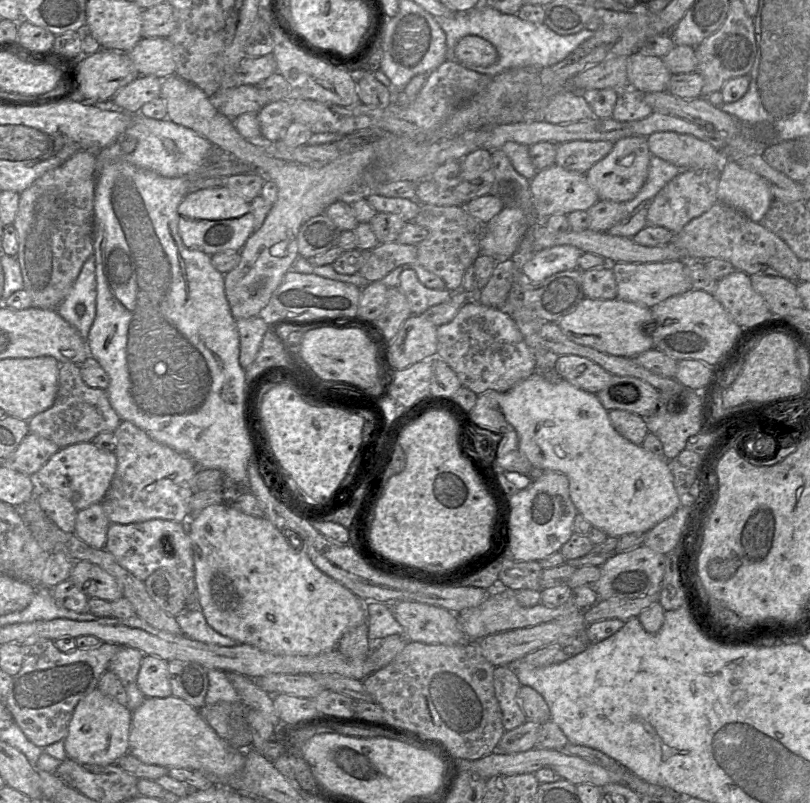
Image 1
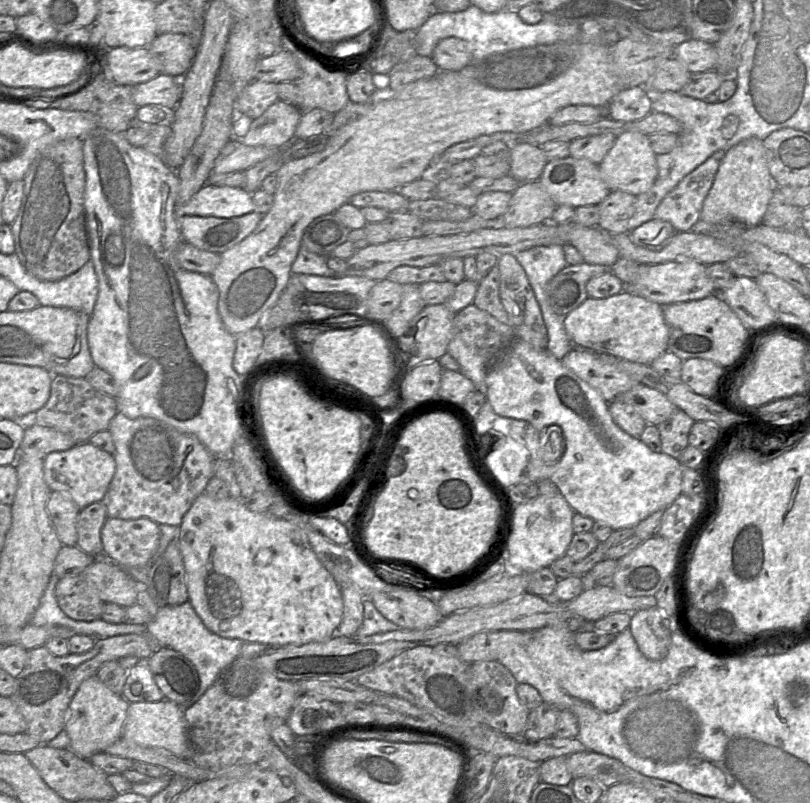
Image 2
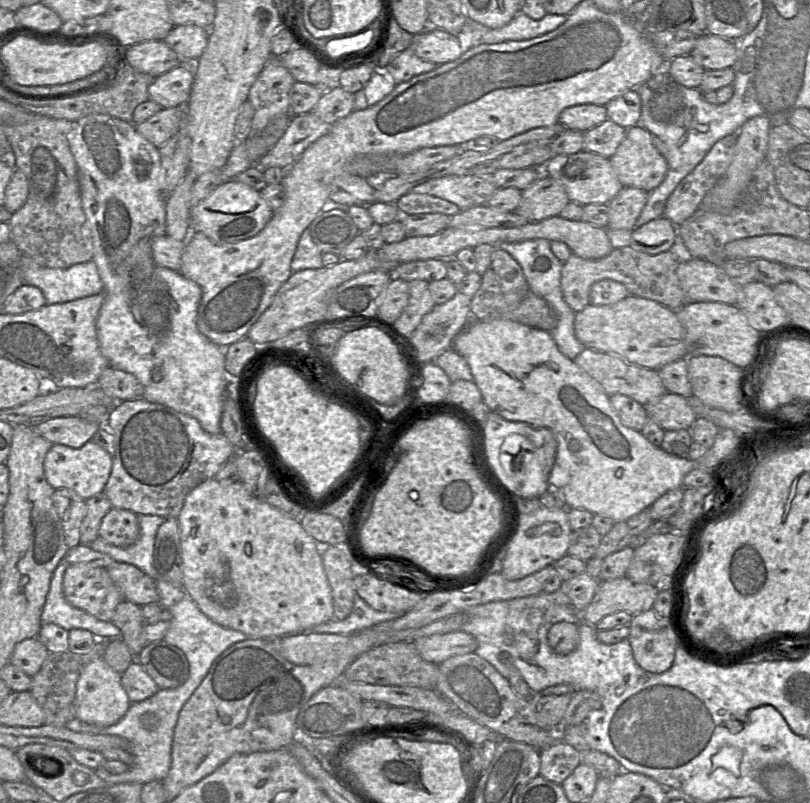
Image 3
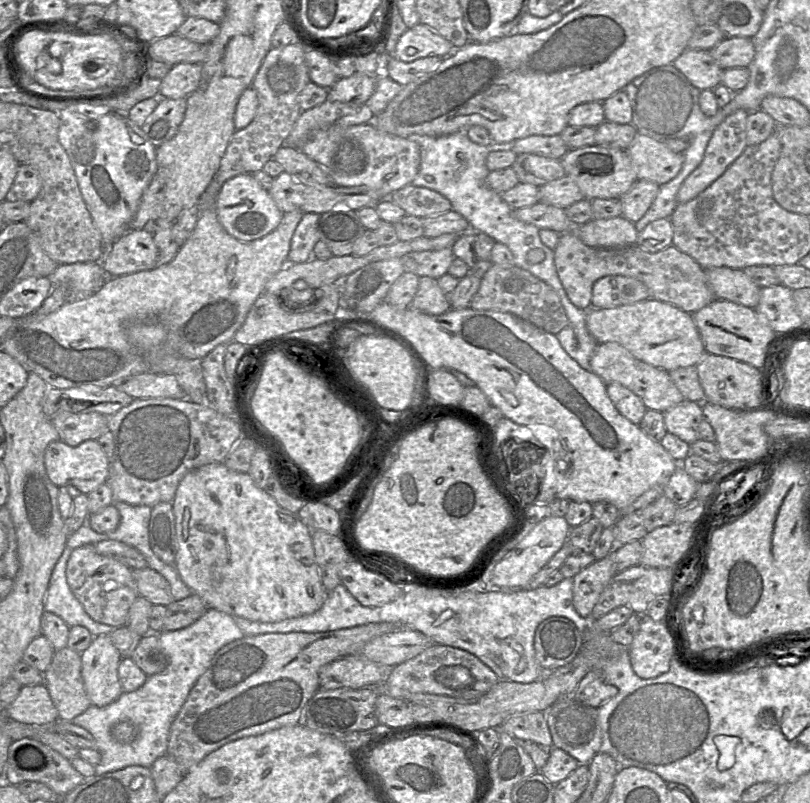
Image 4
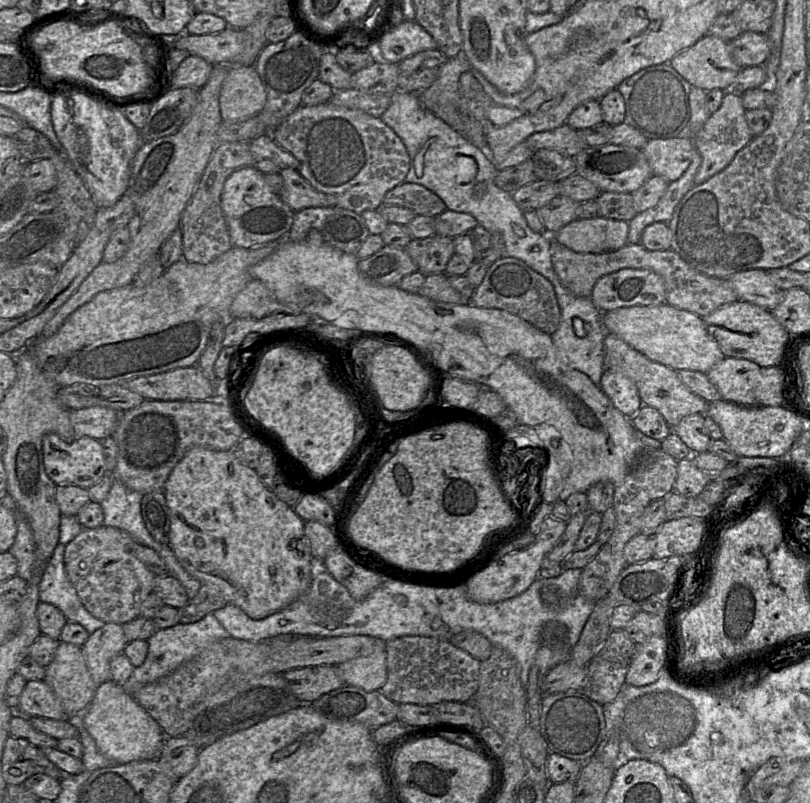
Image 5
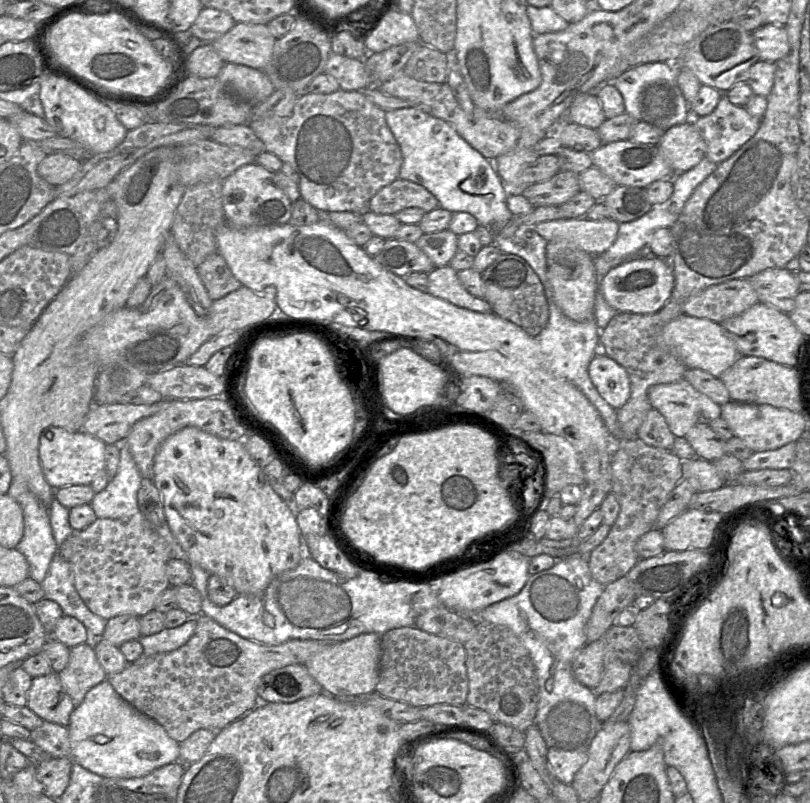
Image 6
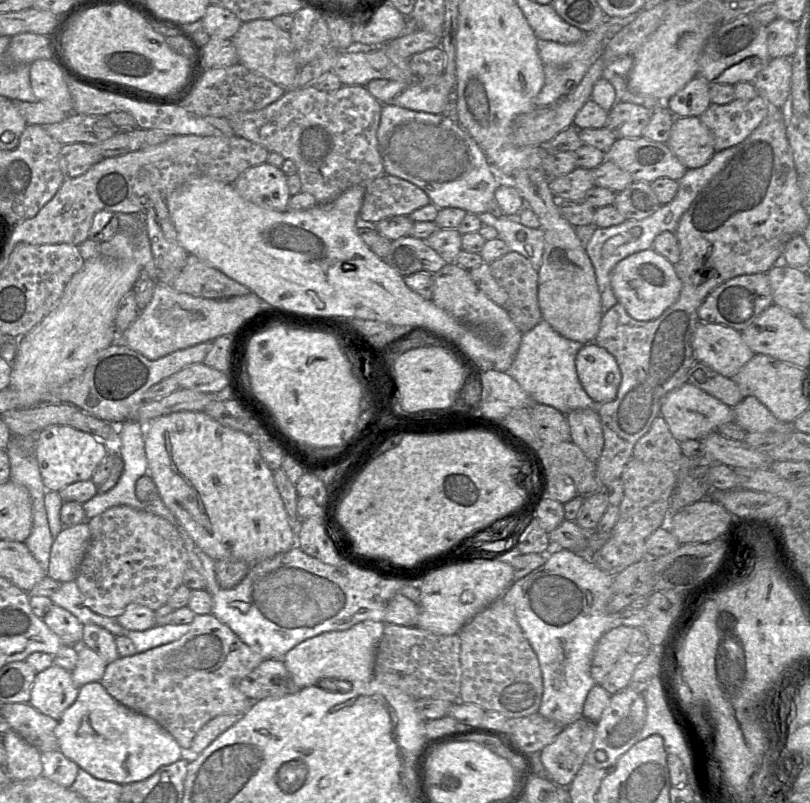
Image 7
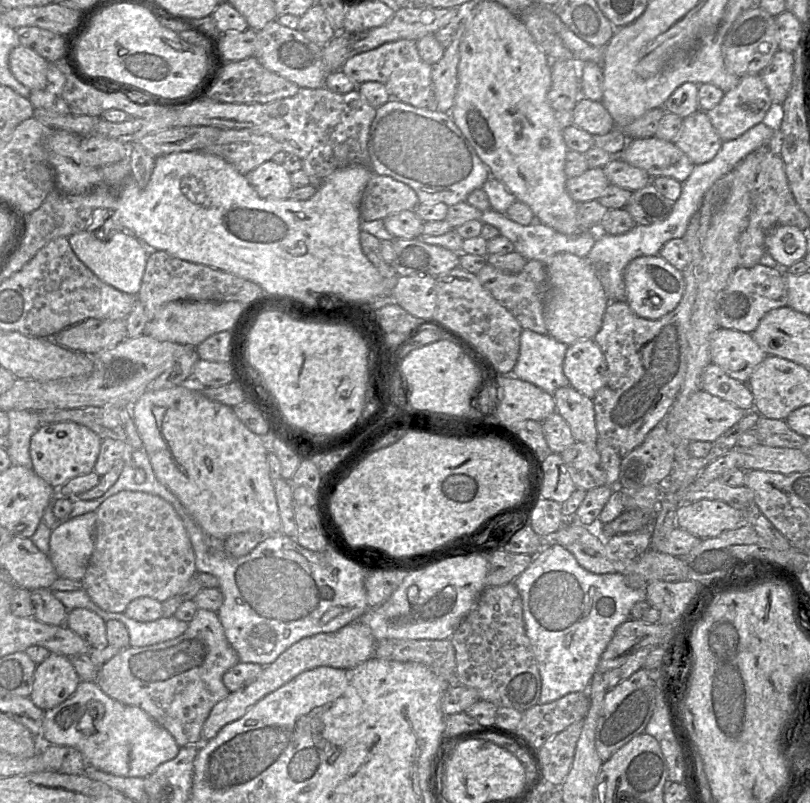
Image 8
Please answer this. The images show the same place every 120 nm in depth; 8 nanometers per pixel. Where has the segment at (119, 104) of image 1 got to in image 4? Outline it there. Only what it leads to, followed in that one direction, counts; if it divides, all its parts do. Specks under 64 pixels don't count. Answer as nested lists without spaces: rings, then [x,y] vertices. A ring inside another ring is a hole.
[[[198,63],[173,65],[159,87],[159,98],[186,99],[199,86],[202,66]]]

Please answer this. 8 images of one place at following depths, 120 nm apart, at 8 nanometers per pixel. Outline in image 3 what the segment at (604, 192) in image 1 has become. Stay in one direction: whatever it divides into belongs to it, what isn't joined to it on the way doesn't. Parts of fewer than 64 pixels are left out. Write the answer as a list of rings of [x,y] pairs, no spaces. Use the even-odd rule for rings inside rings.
[[[641,124],[627,129],[626,136],[610,157],[612,167],[624,187],[634,187],[651,192],[665,179],[668,163],[663,154],[653,144],[652,134]]]

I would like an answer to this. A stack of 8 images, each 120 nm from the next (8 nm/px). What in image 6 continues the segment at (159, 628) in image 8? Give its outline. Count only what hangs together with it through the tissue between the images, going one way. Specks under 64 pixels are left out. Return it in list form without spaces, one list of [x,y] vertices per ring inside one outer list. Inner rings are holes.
[[[190,617],[178,627],[164,628],[156,634],[141,636],[138,640],[143,646],[143,653],[135,662],[142,664],[153,655],[167,653],[183,646],[193,635],[196,624],[196,617]]]

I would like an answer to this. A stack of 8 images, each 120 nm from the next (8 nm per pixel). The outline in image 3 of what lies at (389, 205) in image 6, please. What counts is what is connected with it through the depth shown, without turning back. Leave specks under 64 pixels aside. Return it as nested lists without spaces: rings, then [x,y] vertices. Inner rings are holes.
[[[408,192],[395,202],[401,214],[440,213],[448,216],[458,214],[459,207],[445,199],[429,194]]]

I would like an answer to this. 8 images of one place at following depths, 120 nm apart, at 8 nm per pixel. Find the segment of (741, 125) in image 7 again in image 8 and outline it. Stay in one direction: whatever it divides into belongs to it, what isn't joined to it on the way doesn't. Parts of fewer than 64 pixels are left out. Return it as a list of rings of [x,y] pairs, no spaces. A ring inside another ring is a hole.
[[[759,74],[739,77],[738,84],[724,93],[721,101],[706,112],[713,127],[723,141],[738,138],[756,124],[769,122],[769,119],[773,118],[773,111],[777,113],[777,109],[769,96],[768,89]]]

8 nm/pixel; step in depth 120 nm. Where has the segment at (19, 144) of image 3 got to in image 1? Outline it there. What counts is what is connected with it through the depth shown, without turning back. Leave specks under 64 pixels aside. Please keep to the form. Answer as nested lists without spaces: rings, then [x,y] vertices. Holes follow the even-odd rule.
[[[82,150],[61,165],[45,172],[20,193],[18,211],[12,224],[17,231],[19,242],[15,257],[20,265],[24,289],[29,293],[33,307],[56,310],[70,292],[83,264],[93,254],[95,181],[96,155]]]

